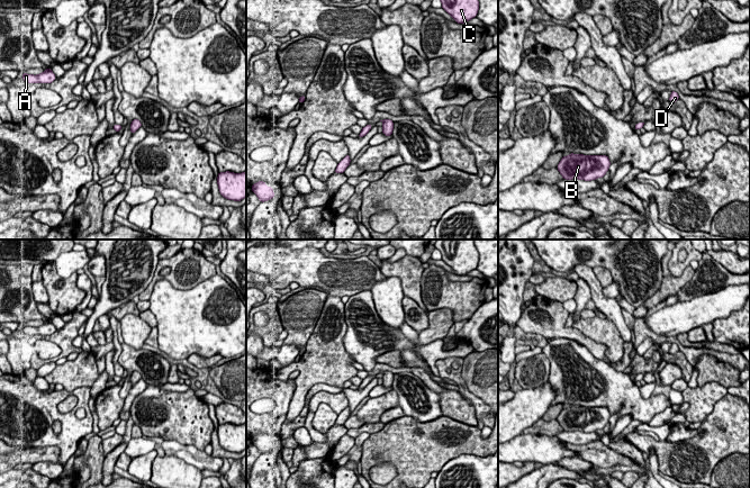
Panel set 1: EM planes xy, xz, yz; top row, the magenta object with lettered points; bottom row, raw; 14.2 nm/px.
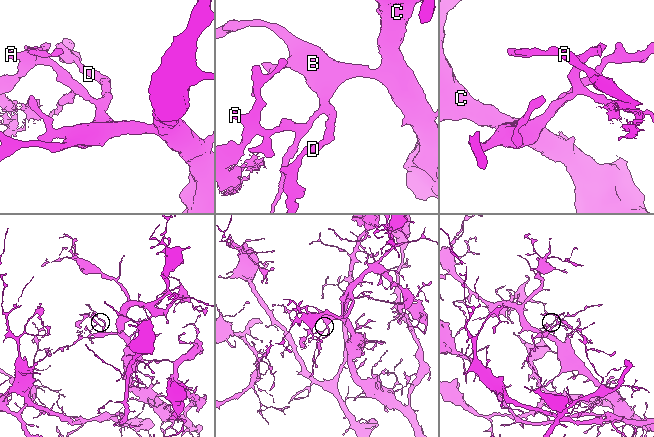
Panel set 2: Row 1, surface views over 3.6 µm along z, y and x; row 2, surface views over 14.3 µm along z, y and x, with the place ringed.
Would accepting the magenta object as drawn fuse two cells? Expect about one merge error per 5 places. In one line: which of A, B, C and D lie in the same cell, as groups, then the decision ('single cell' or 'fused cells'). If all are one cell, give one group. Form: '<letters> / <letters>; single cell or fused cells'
A B C D; single cell

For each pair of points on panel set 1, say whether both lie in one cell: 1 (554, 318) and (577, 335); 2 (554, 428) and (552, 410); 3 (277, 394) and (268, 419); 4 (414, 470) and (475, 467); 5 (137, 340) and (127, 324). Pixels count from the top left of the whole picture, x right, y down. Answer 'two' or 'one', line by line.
1: one
2: two
3: one
4: two
5: one

